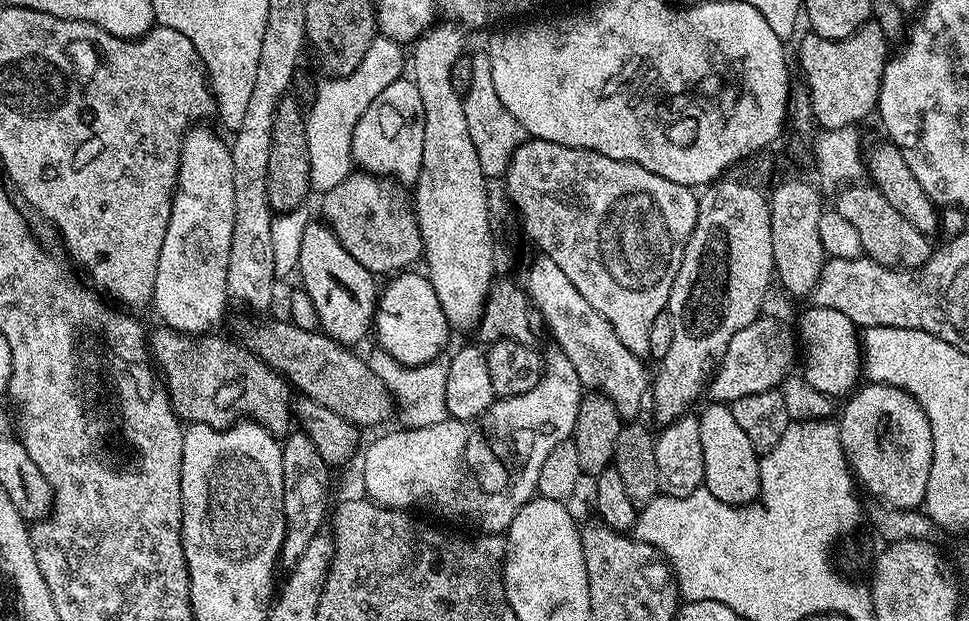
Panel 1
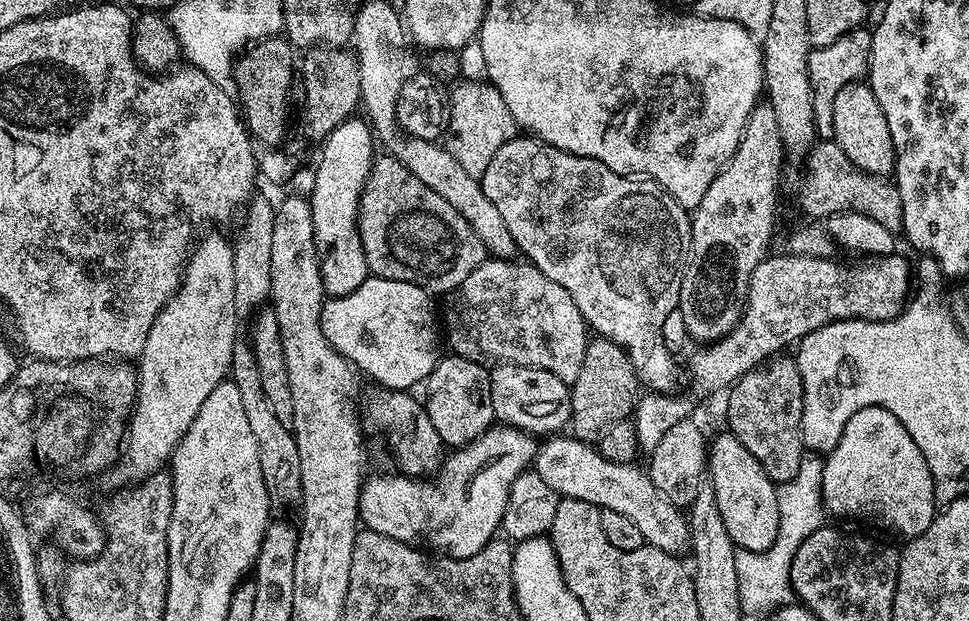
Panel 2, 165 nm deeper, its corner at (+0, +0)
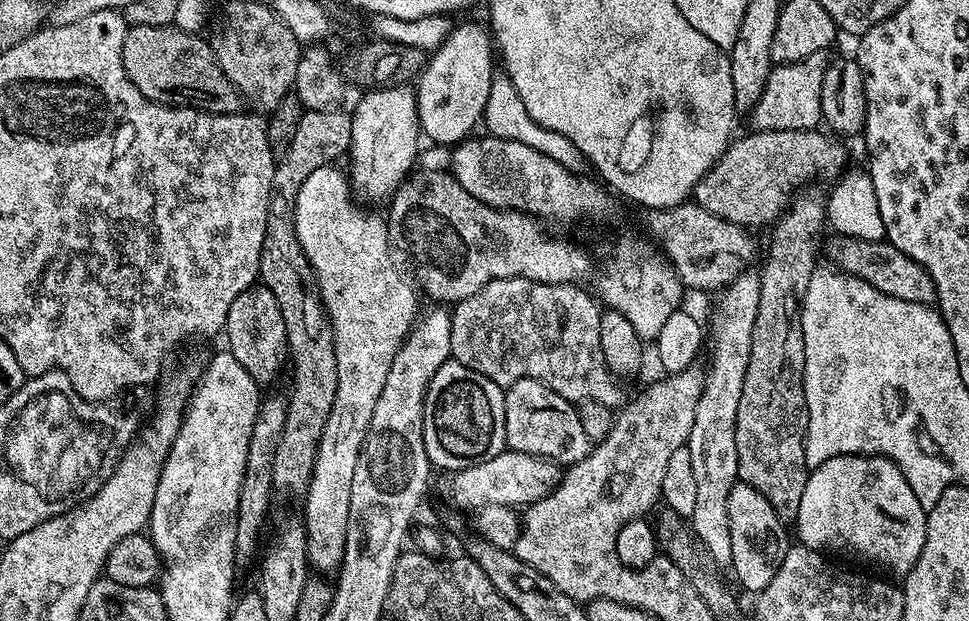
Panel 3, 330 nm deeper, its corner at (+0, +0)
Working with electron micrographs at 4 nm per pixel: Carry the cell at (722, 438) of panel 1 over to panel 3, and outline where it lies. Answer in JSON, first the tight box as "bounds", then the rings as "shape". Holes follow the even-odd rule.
{"bounds":[726,483,790,594],"shape":[[[737,483],[730,490],[730,499],[726,501],[726,514],[730,518],[730,550],[732,558],[730,567],[736,580],[751,594],[758,594],[770,586],[770,578],[778,574],[782,558],[790,547],[790,536],[784,533],[785,521],[774,514],[774,506],[750,486]]]}

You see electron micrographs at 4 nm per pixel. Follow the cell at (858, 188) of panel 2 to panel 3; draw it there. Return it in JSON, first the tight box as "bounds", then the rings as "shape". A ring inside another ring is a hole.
{"bounds":[694,130,848,226],"shape":[[[752,130],[749,133],[741,140],[733,139],[716,165],[696,184],[694,203],[726,222],[771,226],[798,190],[811,182],[820,182],[816,180],[835,181],[845,171],[848,156],[839,144],[841,141],[827,140],[820,130]]]}

